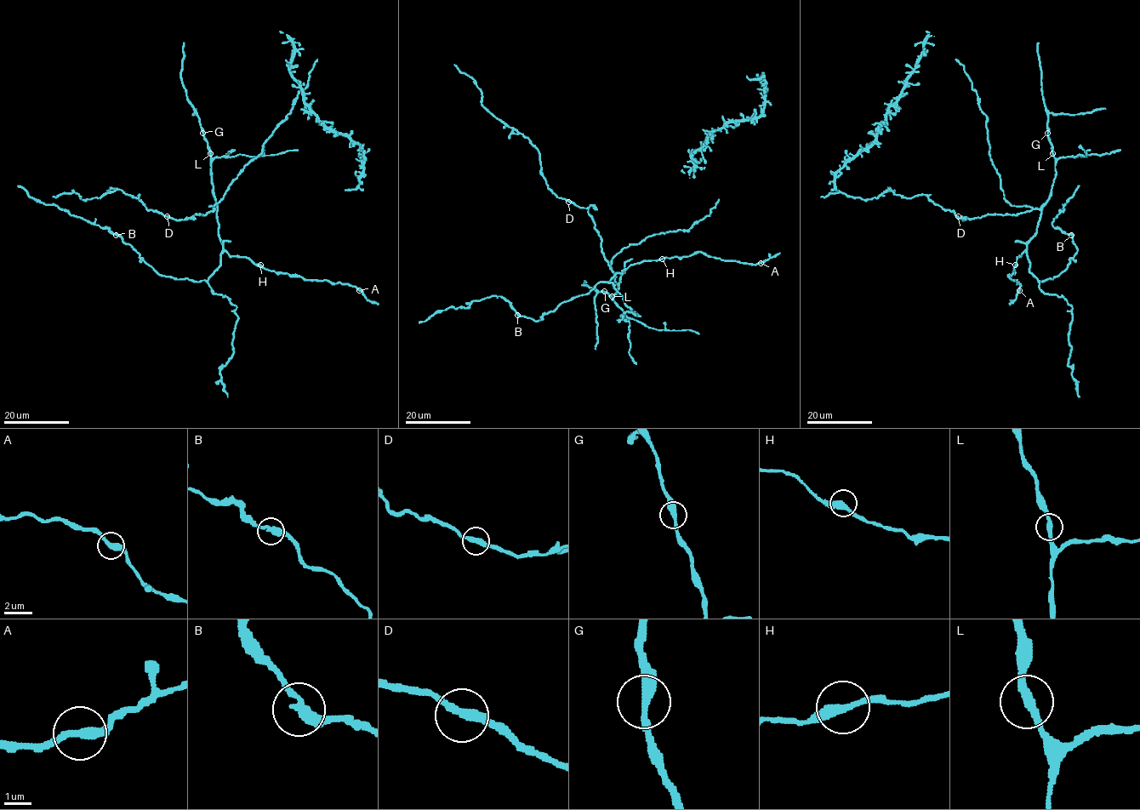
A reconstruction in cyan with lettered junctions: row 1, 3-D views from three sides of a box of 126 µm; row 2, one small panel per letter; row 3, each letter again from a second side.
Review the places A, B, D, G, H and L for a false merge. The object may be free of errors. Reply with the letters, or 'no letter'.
no letter

